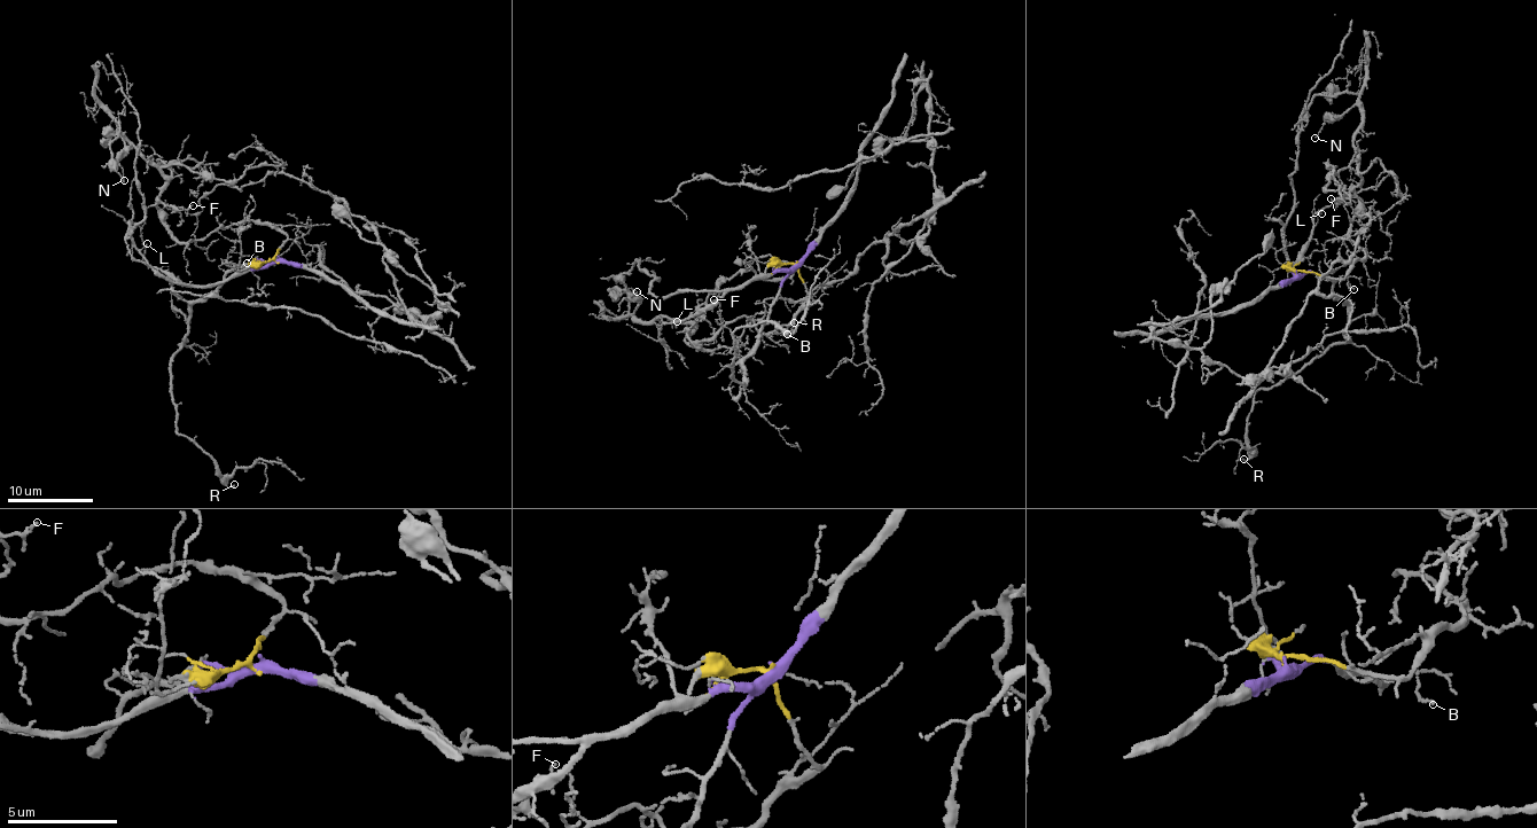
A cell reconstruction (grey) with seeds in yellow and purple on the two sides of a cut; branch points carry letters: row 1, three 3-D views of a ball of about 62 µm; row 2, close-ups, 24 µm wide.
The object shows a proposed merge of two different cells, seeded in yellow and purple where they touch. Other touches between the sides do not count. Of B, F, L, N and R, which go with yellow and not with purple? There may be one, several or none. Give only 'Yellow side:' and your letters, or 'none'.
Yellow side: F, N

